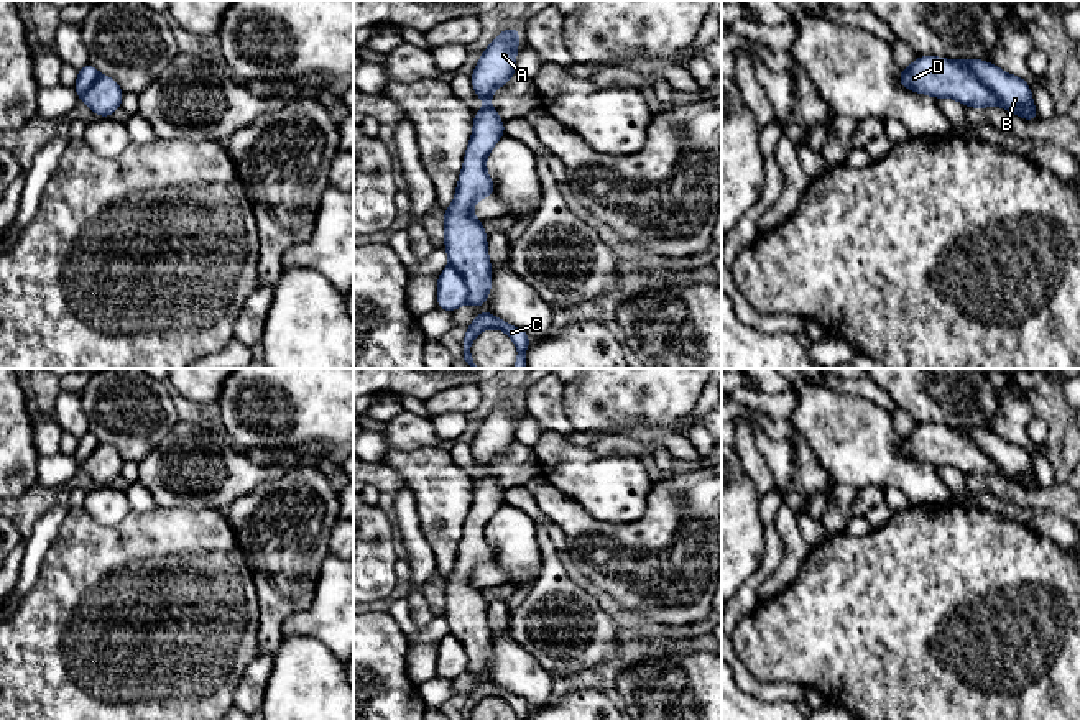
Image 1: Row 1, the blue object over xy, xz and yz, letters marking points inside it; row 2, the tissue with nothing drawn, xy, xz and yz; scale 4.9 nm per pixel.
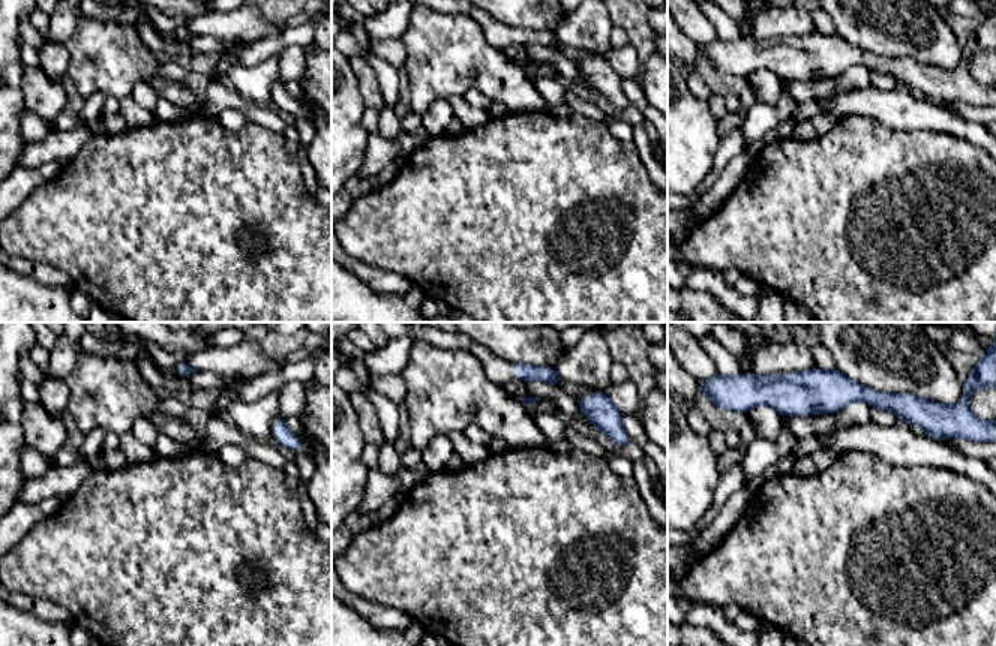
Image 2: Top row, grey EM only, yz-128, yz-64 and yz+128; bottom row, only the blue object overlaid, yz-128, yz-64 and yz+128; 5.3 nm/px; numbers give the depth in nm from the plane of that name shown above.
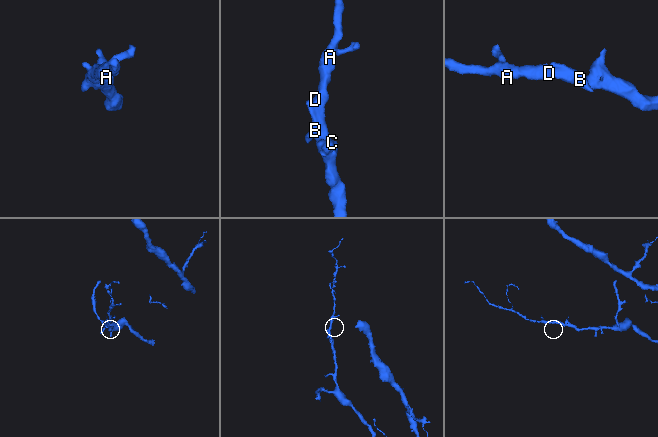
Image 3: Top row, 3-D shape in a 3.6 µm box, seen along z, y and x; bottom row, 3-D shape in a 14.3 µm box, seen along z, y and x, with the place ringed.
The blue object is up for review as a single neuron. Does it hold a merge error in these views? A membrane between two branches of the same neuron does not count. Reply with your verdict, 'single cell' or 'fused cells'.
fused cells

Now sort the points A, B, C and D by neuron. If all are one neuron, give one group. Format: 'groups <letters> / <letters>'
groups A C D / B

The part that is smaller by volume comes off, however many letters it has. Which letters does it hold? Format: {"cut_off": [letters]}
{"cut_off": ["B"]}

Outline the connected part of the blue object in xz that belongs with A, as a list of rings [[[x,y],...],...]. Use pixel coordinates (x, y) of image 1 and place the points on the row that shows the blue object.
[[[505,28],[480,54],[470,76],[475,94],[485,107],[473,113],[473,135],[468,141],[464,168],[459,176],[452,205],[442,212],[445,225],[444,248],[450,265],[462,275],[467,288],[467,302],[483,306],[492,289],[492,265],[488,260],[483,222],[472,214],[473,204],[495,196],[485,159],[495,143],[505,135],[505,123],[490,105],[493,90],[506,85],[516,72],[516,48],[521,41],[518,28]]]

